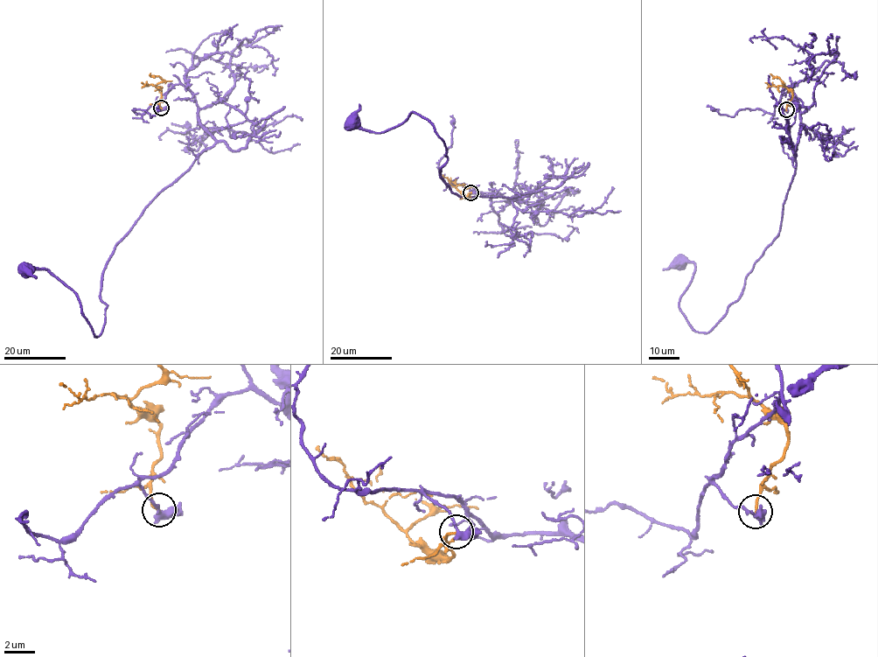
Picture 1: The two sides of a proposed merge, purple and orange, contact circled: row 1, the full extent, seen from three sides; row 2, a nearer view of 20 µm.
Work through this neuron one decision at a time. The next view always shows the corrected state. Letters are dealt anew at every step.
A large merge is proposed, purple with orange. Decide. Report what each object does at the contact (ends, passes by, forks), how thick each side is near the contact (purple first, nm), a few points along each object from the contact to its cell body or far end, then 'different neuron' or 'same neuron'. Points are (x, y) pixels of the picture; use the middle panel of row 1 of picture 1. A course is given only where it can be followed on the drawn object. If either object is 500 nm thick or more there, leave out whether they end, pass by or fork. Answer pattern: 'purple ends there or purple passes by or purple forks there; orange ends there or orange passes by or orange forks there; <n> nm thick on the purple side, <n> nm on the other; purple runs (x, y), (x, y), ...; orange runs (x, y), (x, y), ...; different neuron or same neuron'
purple passes by; orange ends there; 400 nm thick on the purple side, 160 nm on the other; purple runs (471, 192), (532, 193), (453, 193), (439, 173), (444, 143), (415, 112), (380, 132), (350, 122); orange runs (471, 192), (470, 199), (462, 193), (465, 188), (456, 185), (450, 178); different neuron

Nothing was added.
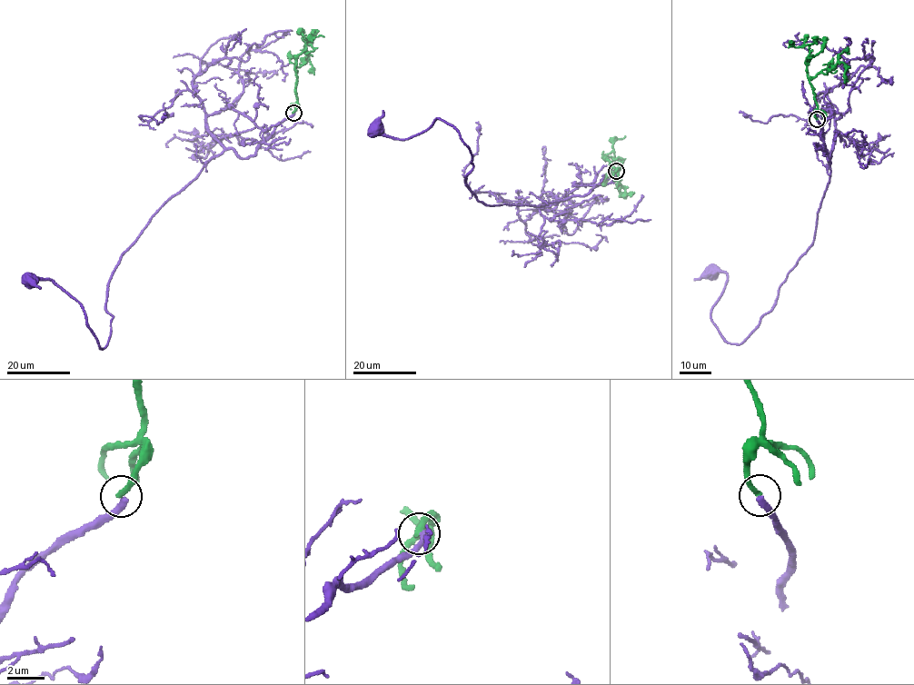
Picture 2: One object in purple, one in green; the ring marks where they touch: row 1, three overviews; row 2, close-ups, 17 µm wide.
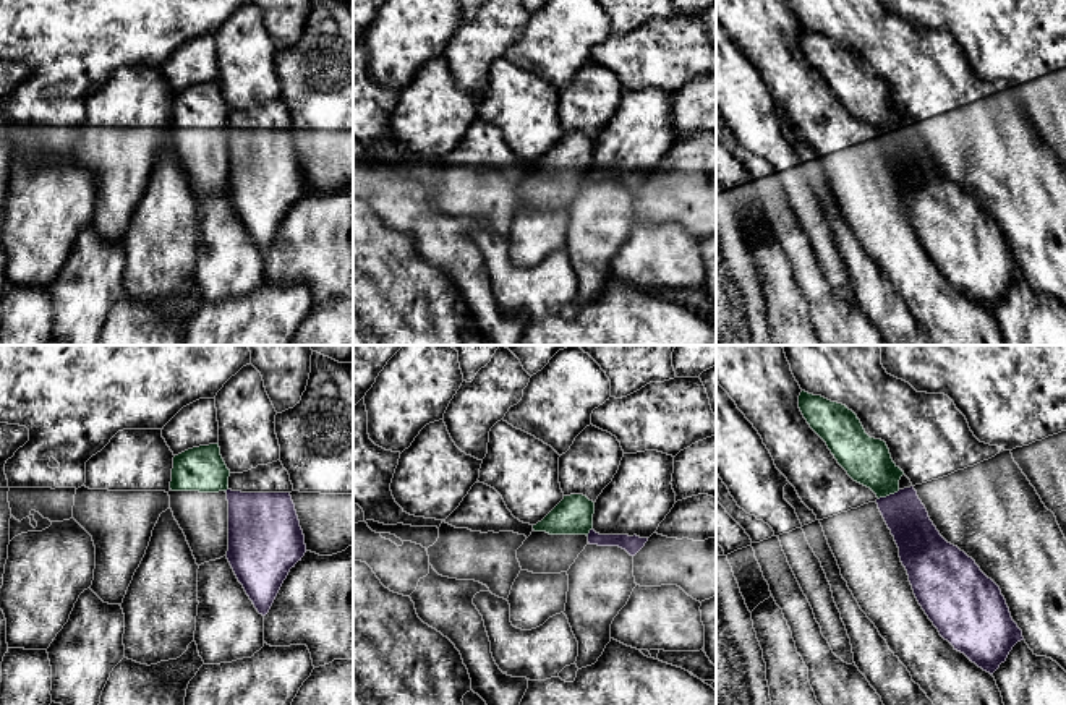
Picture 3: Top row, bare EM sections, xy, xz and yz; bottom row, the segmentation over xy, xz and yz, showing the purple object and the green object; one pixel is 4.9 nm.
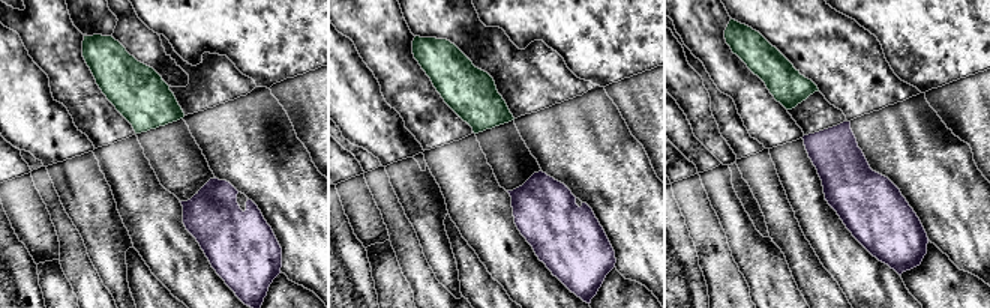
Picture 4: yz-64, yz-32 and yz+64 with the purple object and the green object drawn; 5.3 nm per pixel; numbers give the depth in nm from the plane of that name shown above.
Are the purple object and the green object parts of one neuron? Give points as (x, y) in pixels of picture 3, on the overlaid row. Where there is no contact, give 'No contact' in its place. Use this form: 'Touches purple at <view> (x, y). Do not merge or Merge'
Touches purple at yz (890, 495). Do not merge

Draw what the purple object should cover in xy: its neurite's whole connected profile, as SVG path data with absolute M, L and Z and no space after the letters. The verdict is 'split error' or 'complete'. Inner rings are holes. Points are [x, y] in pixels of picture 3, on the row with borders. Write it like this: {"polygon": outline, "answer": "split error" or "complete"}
{"polygon": "M280 460L228 476L227 559L262 616L306 553L292 491Z", "answer": "split error"}

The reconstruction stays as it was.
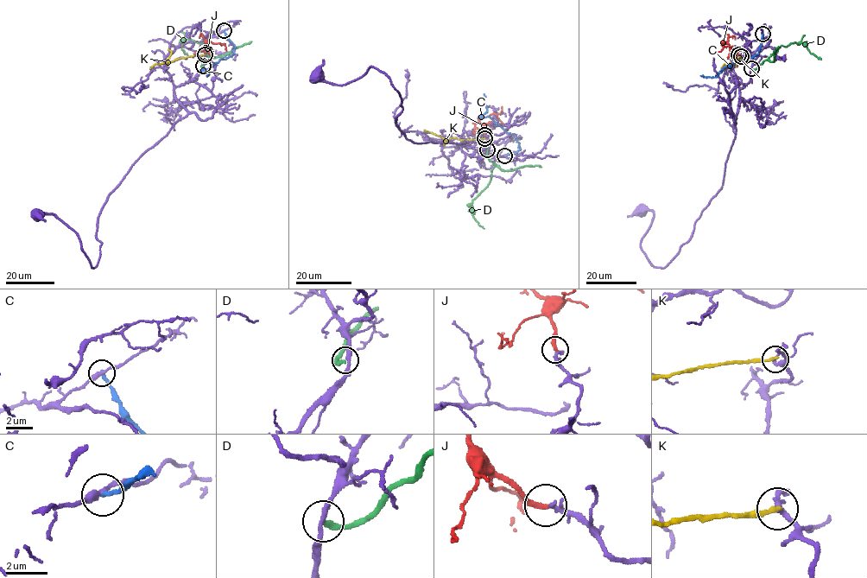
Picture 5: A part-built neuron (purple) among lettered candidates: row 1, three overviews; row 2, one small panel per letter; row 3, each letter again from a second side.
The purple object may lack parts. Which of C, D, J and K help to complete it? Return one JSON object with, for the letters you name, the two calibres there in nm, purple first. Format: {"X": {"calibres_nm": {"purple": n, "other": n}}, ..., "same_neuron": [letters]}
{"J": {"calibres_nm": {"purple": 190, "other": 280}}, "same_neuron": ["J"]}

